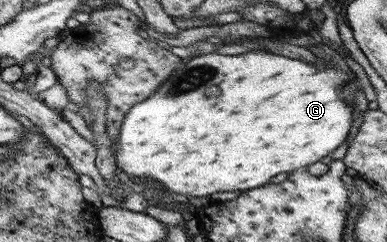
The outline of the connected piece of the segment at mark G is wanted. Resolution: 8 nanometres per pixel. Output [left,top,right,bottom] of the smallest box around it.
[115,52,361,202]

